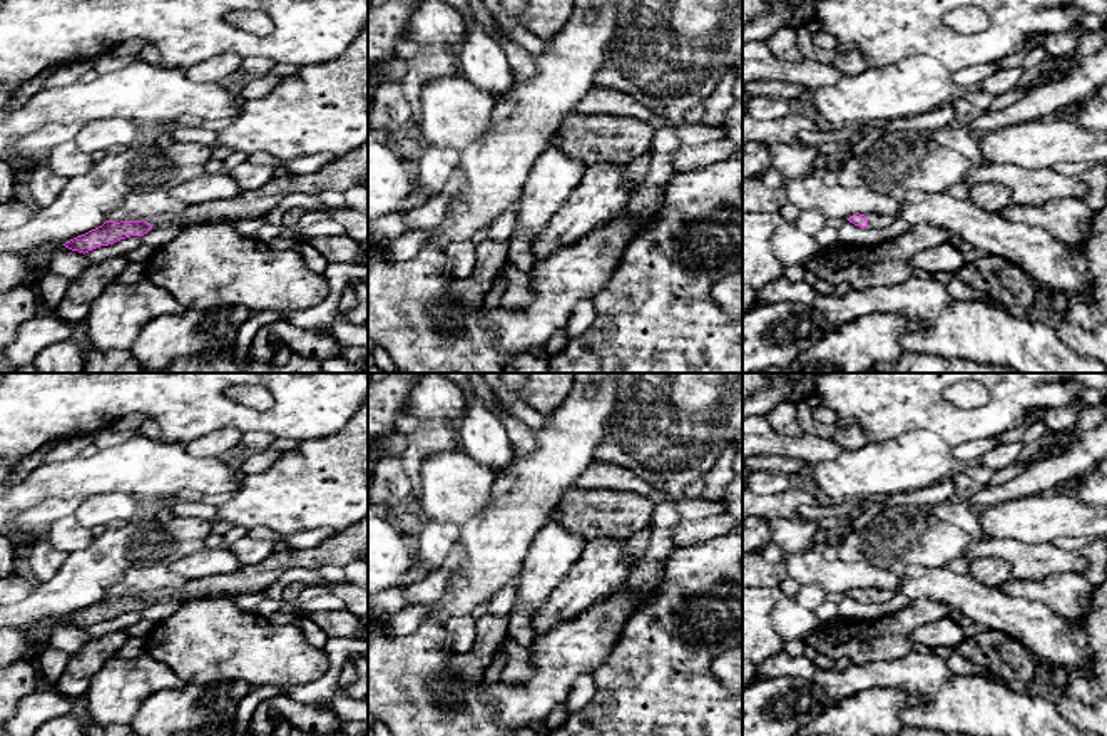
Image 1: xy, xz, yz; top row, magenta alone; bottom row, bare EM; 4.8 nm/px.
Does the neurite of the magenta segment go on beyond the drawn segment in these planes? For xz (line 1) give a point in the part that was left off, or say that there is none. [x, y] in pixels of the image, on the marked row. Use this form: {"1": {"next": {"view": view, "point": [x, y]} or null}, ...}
{"1": {"next": null}}

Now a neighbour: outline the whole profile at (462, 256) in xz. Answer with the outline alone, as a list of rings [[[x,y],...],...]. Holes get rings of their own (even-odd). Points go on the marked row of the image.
[[[472,239],[451,243],[443,253],[451,266],[455,279],[467,279],[473,274],[477,266],[477,246]]]

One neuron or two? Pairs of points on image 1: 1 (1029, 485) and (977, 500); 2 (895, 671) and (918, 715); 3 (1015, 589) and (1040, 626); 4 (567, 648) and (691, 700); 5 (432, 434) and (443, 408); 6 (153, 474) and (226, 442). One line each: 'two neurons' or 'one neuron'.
1: one neuron
2: one neuron
3: two neurons
4: two neurons
5: two neurons
6: two neurons

